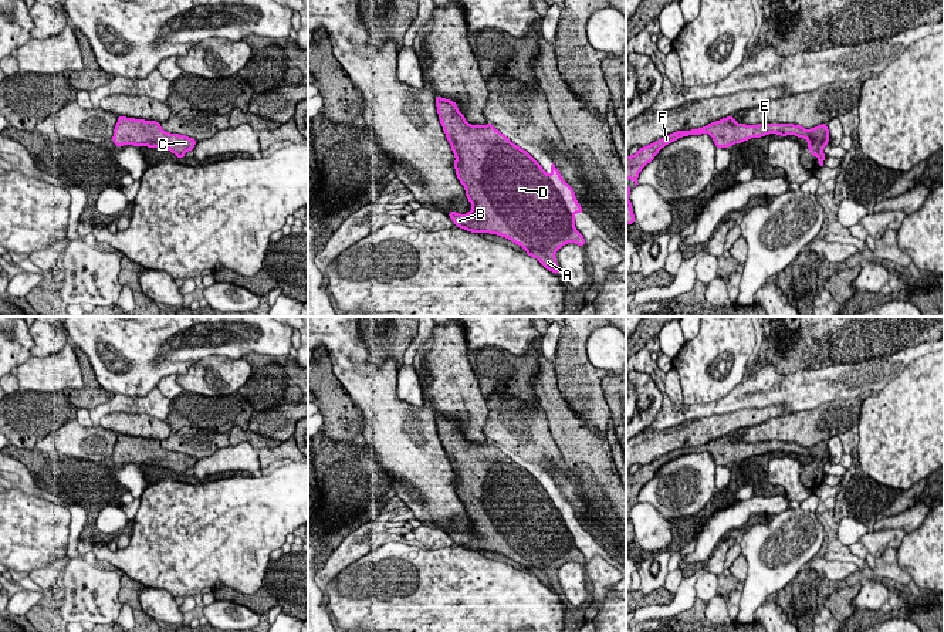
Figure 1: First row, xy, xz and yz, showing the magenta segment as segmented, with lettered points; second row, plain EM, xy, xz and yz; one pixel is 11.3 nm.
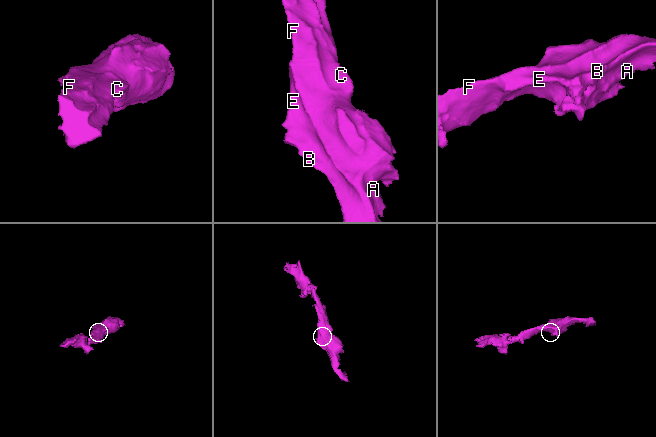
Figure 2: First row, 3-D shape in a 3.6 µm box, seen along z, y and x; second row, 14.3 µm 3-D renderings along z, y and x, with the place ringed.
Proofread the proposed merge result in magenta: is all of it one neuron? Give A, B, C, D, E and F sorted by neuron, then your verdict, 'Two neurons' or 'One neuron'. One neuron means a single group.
Groups: A B C D E F. One neuron

